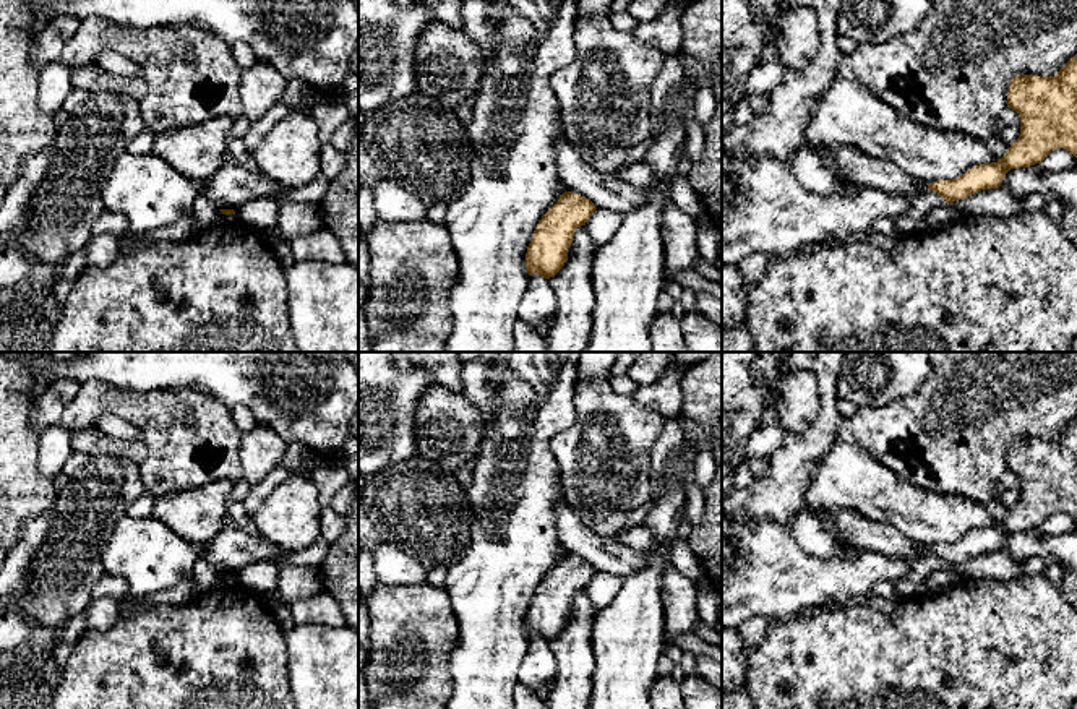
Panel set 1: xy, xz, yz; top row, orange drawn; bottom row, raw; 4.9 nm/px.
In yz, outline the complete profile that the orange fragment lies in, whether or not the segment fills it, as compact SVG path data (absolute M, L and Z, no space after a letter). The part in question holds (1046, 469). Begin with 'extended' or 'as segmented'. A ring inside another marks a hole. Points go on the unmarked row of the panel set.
as segmented; M1077 417L1054 440L1017 438L1012 441L1007 469L1020 480L1020 500L1009 514L998 526L975 529L959 542L933 545L928 553L936 555L947 566L954 566L981 553L999 552L1010 532L1040 527L1058 511L1064 511L1077 521Z

